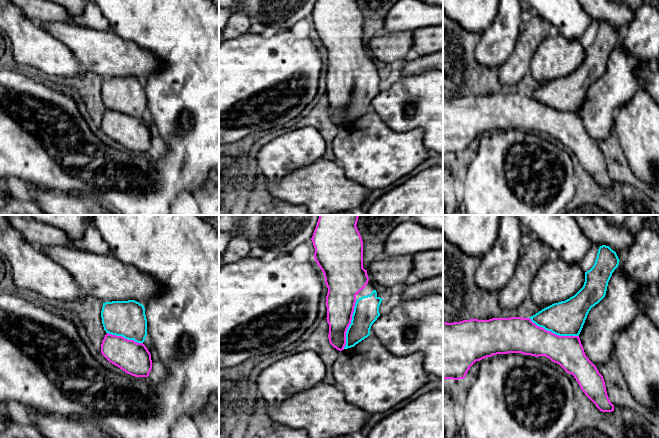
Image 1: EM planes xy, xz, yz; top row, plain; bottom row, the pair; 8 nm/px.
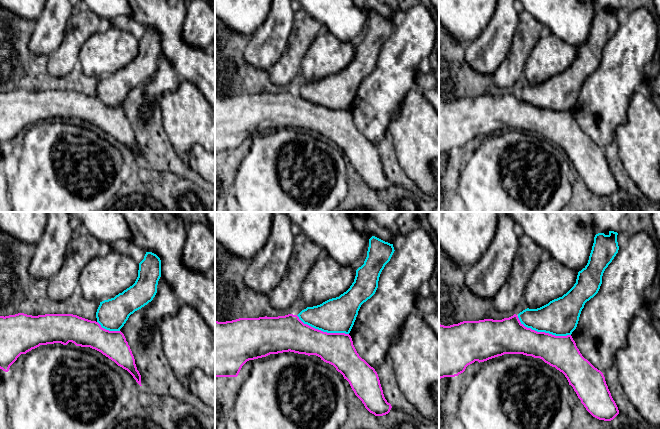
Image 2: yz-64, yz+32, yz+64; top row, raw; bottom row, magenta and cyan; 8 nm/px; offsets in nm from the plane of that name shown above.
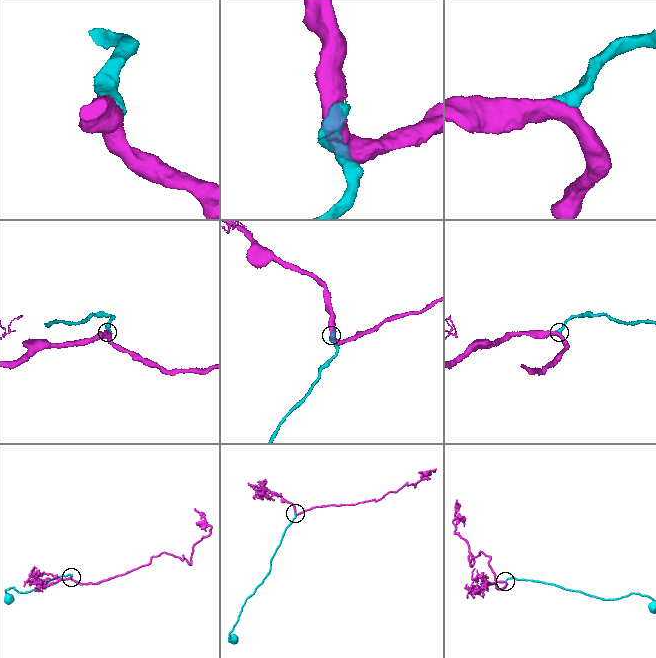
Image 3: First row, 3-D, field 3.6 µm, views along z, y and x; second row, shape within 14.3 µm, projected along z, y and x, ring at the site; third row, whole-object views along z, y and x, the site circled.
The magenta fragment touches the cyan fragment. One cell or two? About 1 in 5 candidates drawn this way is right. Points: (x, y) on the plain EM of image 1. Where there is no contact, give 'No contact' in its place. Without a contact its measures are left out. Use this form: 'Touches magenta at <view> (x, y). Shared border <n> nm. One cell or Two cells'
Touches magenta at yz (553, 109). Shared border 420 nm. One cell

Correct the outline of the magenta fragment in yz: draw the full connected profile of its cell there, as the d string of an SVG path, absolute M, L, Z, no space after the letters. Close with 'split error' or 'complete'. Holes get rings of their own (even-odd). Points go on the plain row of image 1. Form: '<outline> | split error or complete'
M600 22L593 43L585 48L583 63L569 75L554 79L529 94L470 95L453 99L443 97L443 156L464 155L476 137L497 130L521 129L535 133L545 132L572 150L581 166L600 187L614 187L603 152L585 131L579 110L591 84L605 73L608 58L619 37L616 28L609 22Z | split error

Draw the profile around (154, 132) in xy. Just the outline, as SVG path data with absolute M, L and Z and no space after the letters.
M147 114L145 116L145 122L146 124L148 125L148 127L150 128L151 130L151 136L152 136L152 139L159 139L160 140L160 136L158 134L158 130L151 118L151 116L149 114Z

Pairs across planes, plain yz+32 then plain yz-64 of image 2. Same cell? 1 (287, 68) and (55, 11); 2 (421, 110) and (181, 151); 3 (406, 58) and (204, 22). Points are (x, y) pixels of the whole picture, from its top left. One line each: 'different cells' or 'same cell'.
1: different cells
2: same cell
3: same cell

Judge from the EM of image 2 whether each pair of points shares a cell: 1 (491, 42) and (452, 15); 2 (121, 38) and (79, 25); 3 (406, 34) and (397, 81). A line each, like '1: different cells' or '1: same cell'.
1: same cell
2: different cells
3: same cell

